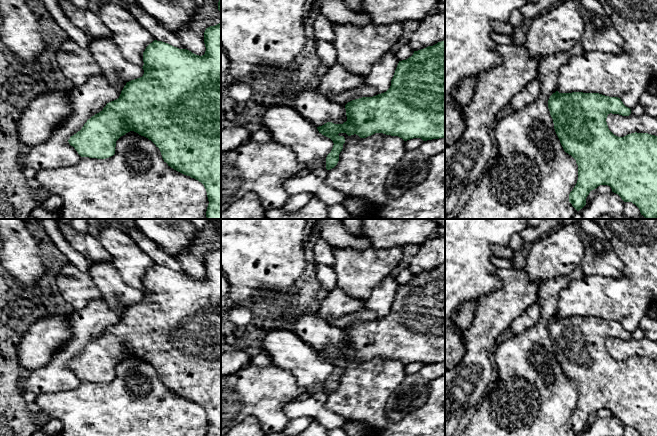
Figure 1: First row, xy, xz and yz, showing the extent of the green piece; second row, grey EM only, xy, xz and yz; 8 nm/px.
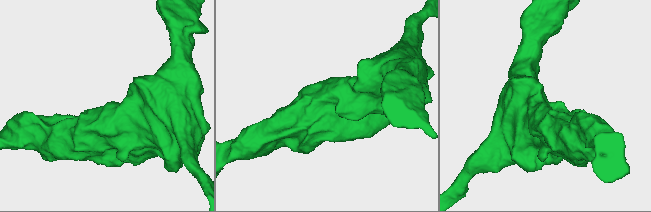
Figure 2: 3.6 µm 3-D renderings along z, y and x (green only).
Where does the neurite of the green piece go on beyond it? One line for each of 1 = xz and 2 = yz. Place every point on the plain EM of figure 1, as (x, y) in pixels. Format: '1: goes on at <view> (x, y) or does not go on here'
1: does not go on here
2: does not go on here

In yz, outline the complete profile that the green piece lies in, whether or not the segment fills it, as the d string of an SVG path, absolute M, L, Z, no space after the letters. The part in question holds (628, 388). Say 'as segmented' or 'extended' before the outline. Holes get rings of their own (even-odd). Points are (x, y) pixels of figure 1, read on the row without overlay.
as segmented; M556 315L548 324L548 332L564 375L571 379L578 389L578 404L569 418L569 426L577 435L586 429L586 422L592 414L600 409L608 409L624 426L635 428L640 436L657 436L657 360L635 356L618 361L609 354L606 343L610 337L622 340L631 338L631 333L626 331L620 322L599 317Z

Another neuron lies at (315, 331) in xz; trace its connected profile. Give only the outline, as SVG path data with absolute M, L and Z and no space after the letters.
M300 312L290 327L316 351L327 346L343 348L347 345L345 330L331 326L327 320L315 313Z

